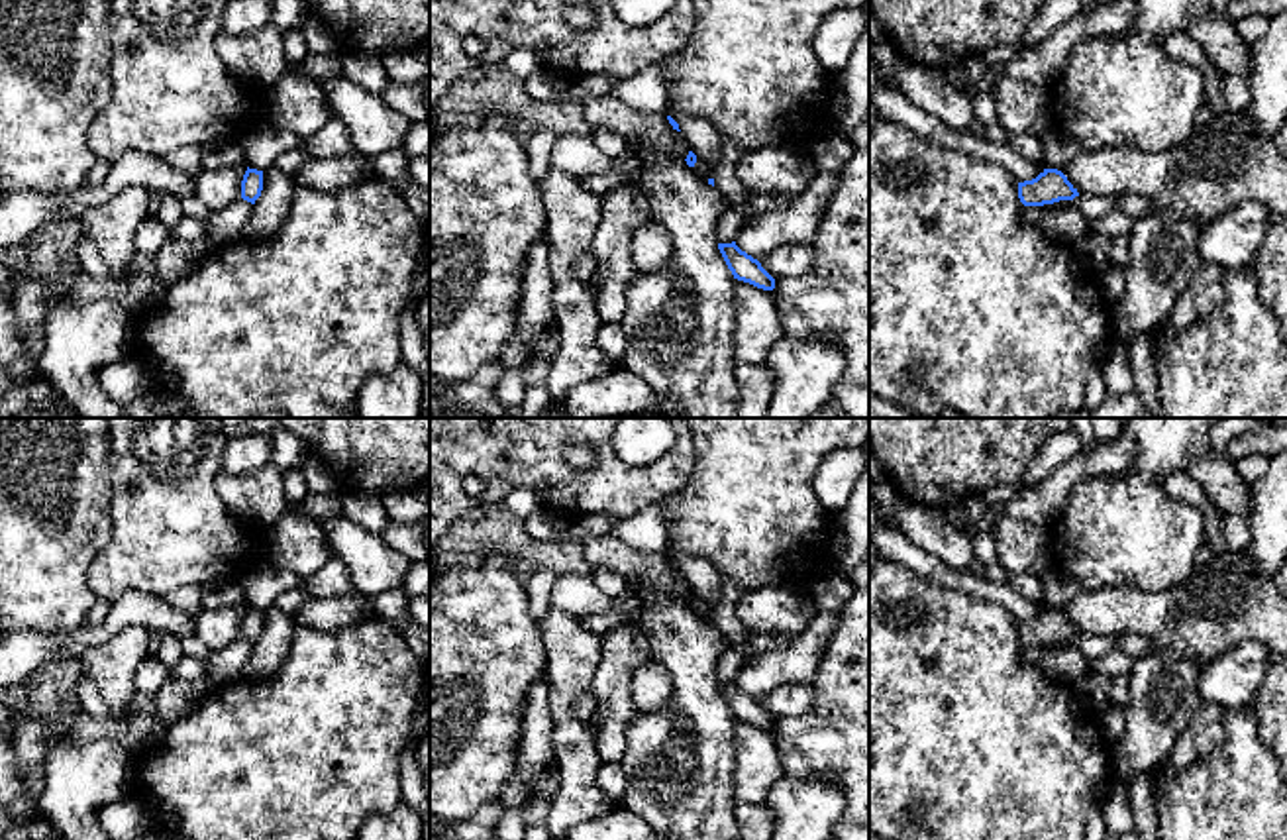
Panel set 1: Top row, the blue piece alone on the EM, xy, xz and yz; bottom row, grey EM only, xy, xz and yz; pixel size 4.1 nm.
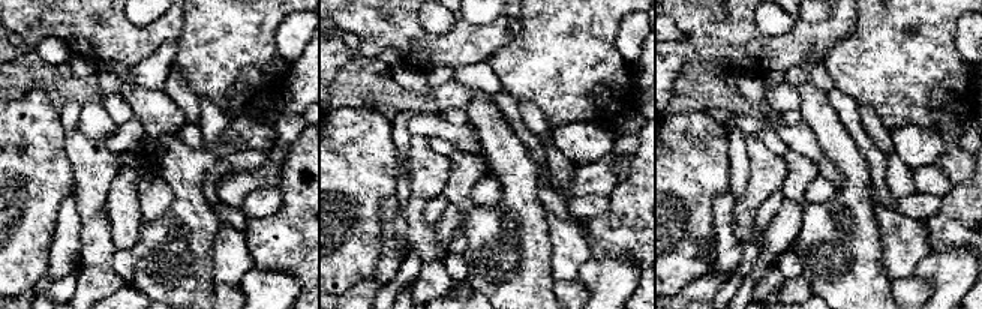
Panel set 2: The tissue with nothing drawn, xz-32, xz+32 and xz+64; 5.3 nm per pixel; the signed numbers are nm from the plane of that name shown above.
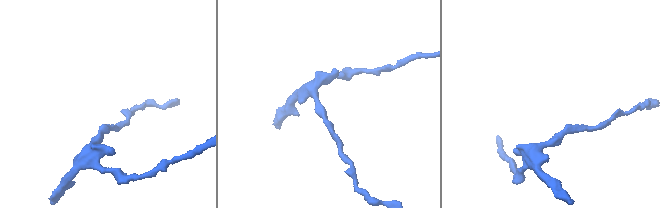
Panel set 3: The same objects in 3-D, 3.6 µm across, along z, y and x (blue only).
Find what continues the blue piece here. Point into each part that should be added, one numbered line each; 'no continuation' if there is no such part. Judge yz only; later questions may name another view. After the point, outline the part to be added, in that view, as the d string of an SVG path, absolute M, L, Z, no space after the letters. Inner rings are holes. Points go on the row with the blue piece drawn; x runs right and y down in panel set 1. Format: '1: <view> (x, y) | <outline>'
no continuation

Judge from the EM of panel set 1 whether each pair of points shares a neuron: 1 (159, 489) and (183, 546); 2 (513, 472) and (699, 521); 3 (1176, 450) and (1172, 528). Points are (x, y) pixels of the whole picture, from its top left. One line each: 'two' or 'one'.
1: one
2: two
3: one

